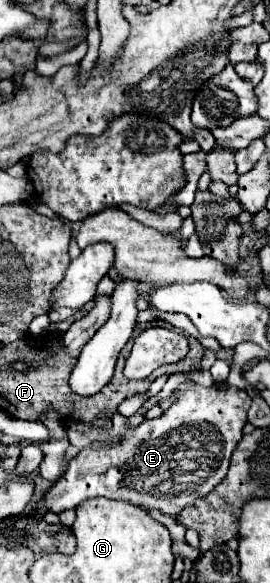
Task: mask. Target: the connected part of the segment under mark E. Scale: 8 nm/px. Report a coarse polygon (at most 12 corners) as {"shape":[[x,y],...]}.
{"shape":[[181,383],[81,449],[33,513],[95,497],[163,515],[227,475],[251,397]]}

